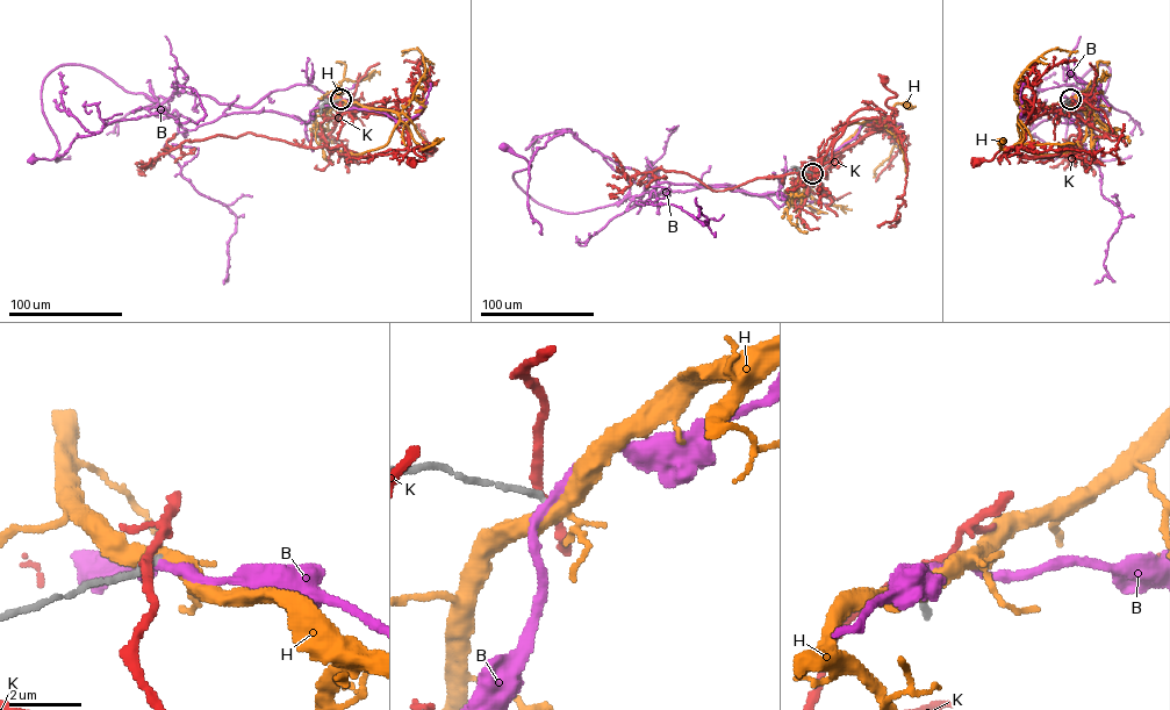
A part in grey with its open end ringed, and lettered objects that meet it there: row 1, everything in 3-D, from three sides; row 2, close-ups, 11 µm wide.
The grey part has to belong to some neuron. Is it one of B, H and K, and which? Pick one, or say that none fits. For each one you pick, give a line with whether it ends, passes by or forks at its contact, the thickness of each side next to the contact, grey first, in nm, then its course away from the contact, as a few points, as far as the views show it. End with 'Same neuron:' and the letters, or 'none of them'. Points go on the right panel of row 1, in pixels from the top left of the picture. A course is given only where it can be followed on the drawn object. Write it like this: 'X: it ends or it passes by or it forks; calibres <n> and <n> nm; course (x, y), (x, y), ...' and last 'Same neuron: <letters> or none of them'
Same neuron: none of them

